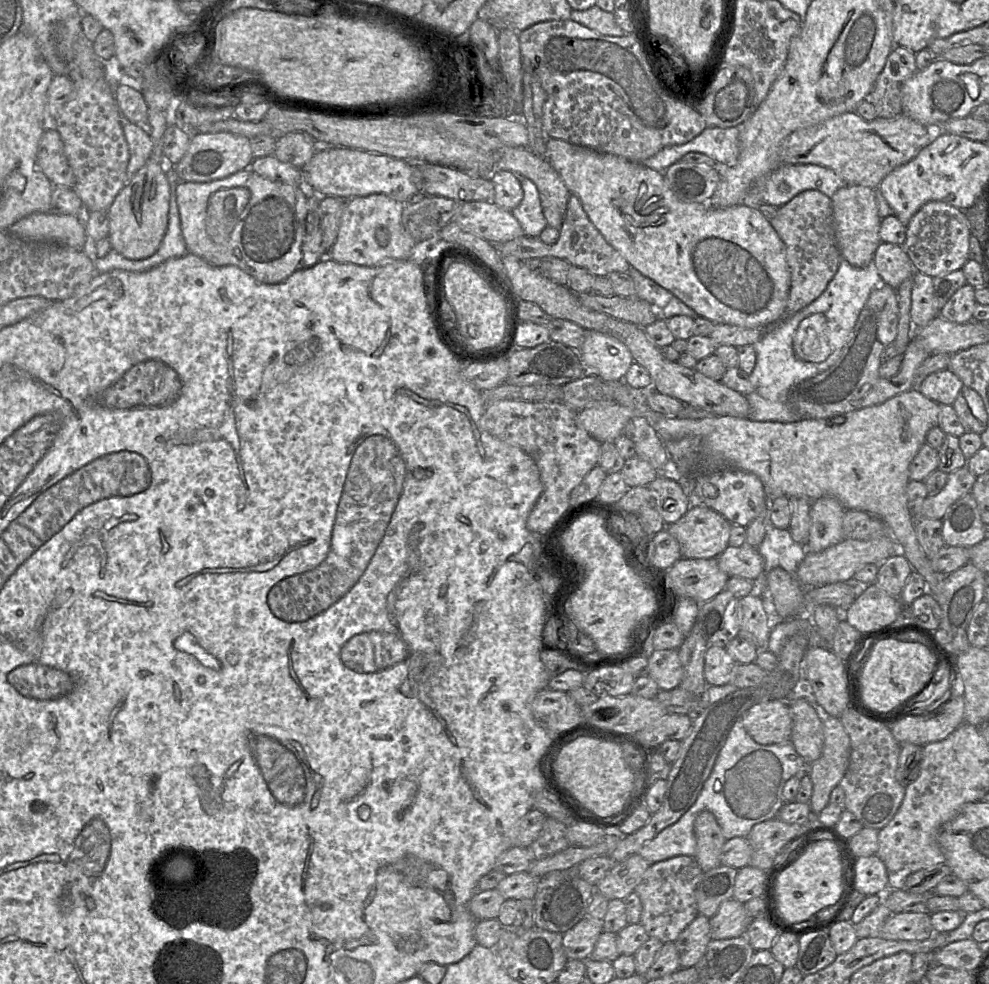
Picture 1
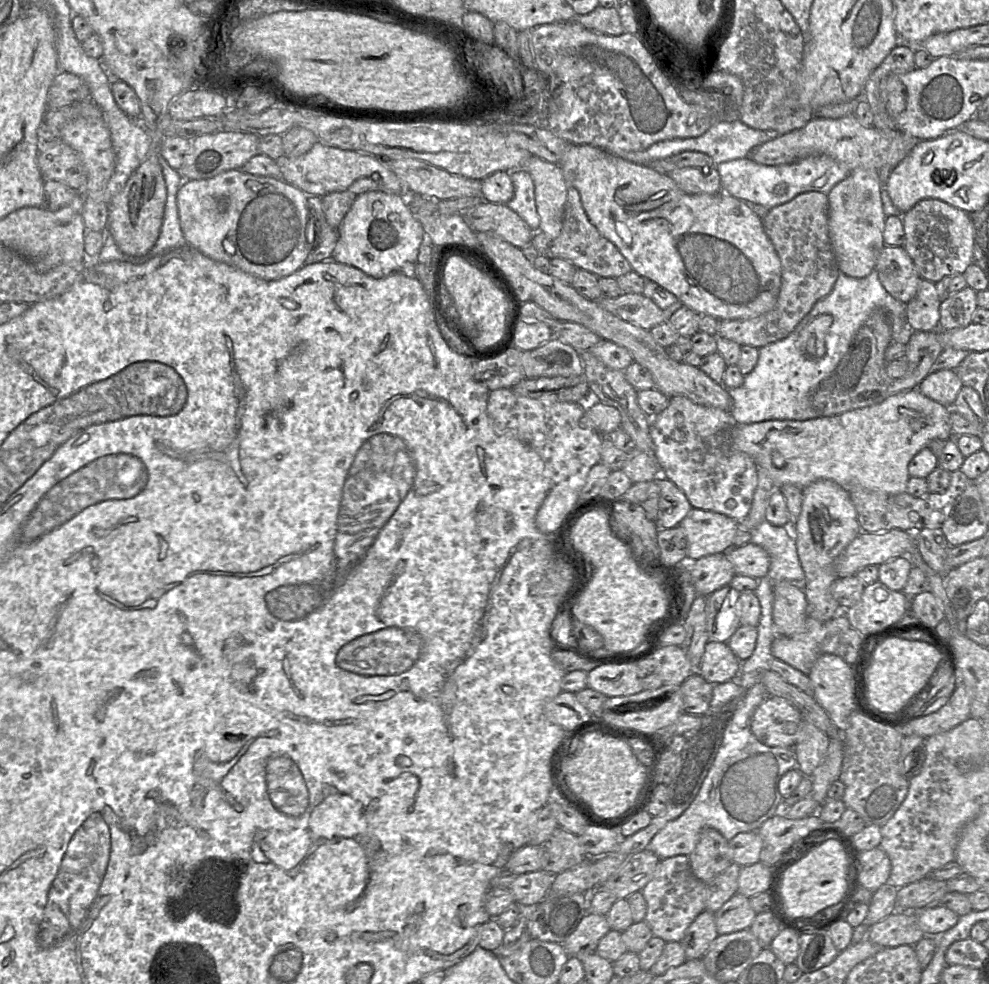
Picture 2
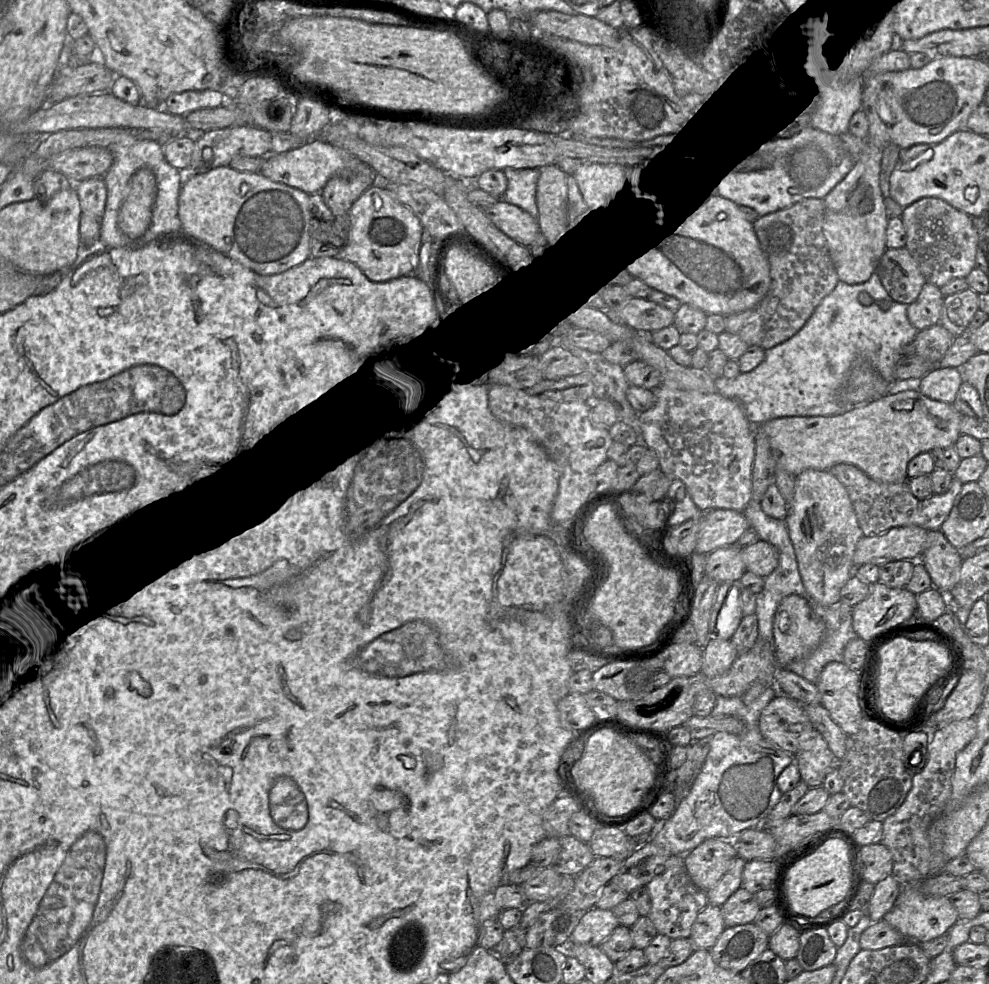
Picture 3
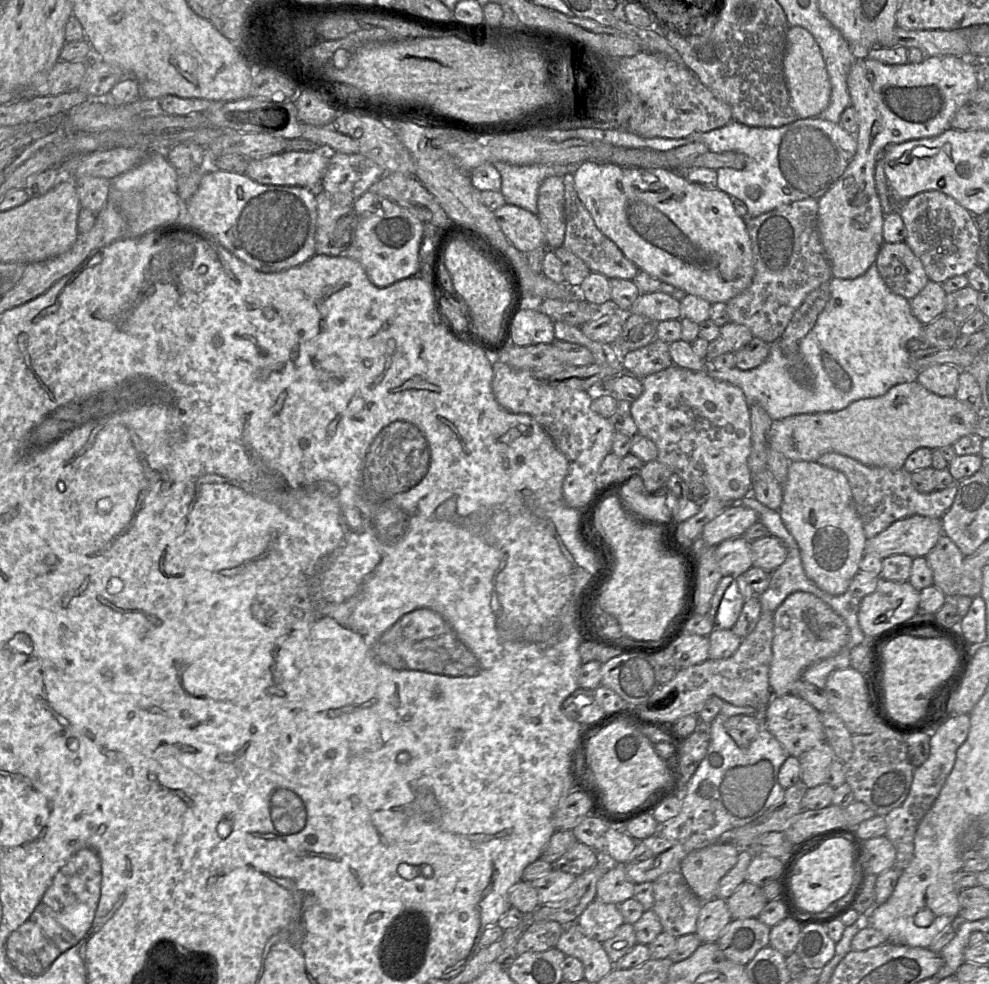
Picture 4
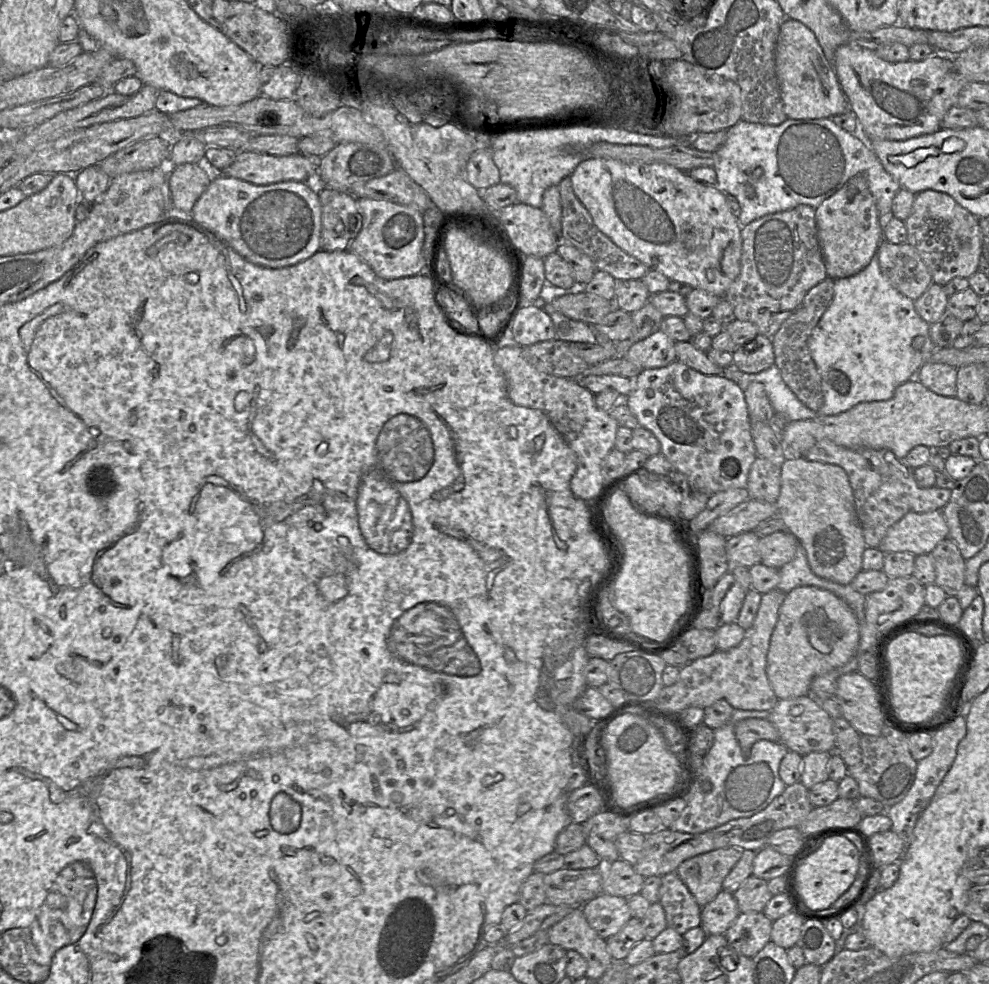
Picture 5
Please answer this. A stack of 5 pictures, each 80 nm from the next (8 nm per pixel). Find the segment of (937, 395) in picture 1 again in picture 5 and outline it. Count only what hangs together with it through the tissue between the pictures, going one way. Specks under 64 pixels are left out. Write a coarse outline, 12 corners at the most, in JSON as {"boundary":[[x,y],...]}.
{"boundary":[[924,363],[914,378],[945,397],[957,395],[958,368]]}

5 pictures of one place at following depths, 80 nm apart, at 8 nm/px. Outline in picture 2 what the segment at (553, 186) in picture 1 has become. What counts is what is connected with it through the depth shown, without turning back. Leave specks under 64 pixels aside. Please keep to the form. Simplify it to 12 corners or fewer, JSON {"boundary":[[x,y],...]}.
{"boundary":[[532,155],[539,231],[556,239],[568,188],[560,166]]}

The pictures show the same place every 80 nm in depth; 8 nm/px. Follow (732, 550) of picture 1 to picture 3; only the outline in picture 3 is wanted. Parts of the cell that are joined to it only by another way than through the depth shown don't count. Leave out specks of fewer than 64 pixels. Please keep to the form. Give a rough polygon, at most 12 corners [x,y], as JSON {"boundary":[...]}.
{"boundary":[[764,540],[741,548],[746,571],[767,577],[779,563]]}

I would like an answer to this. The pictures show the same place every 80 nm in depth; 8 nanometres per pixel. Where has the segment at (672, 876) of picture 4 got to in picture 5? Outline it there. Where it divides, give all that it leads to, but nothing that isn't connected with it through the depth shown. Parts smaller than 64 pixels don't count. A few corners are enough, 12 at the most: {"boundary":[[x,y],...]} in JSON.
{"boundary":[[676,871],[662,876],[659,902],[680,935],[702,908]]}

